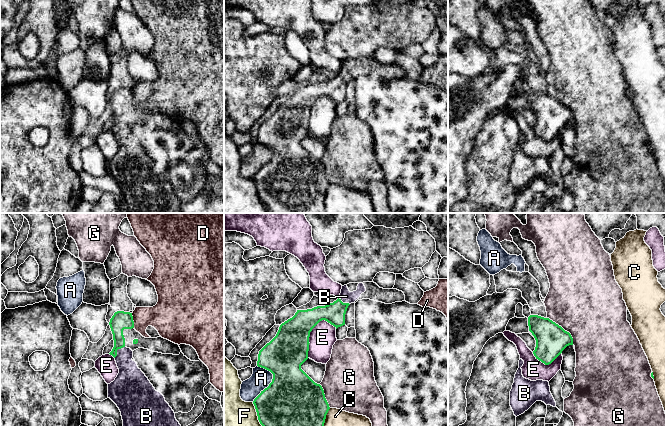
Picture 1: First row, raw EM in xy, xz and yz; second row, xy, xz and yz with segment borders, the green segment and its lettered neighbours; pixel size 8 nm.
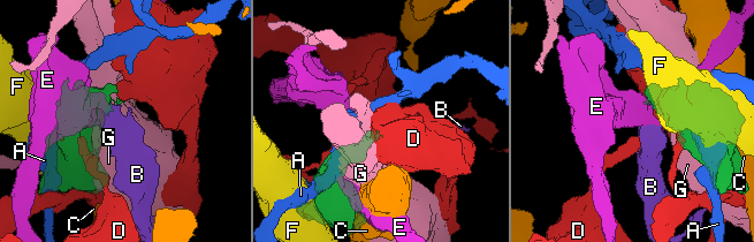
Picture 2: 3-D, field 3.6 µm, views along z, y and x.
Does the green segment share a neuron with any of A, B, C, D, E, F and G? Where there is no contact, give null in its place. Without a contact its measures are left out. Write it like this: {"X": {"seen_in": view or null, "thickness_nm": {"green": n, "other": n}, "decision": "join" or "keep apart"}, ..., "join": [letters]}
{"A": {"seen_in": "xz", "thickness_nm": {"green": 440, "other": 160}, "decision": "keep apart"}, "B": {"seen_in": "xy", "thickness_nm": {"green": 150, "other": 200}, "decision": "join"}, "C": {"seen_in": "xz", "thickness_nm": {"green": 400, "other": 140}, "decision": "keep apart"}, "D": {"seen_in": "xy", "thickness_nm": {"green": 150, "other": 220}, "decision": "keep apart"}, "E": {"seen_in": "xz", "thickness_nm": {"green": 320, "other": 200}, "decision": "keep apart"}, "F": {"seen_in": "xz", "thickness_nm": {"green": 380, "other": 280}, "decision": "keep apart"}, "G": {"seen_in": "yz", "thickness_nm": {"green": 260, "other": 500}, "decision": "keep apart"}, "join": ["B"]}

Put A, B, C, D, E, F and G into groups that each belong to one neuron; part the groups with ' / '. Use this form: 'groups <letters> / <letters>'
groups A / B / C / D / E / F / G

